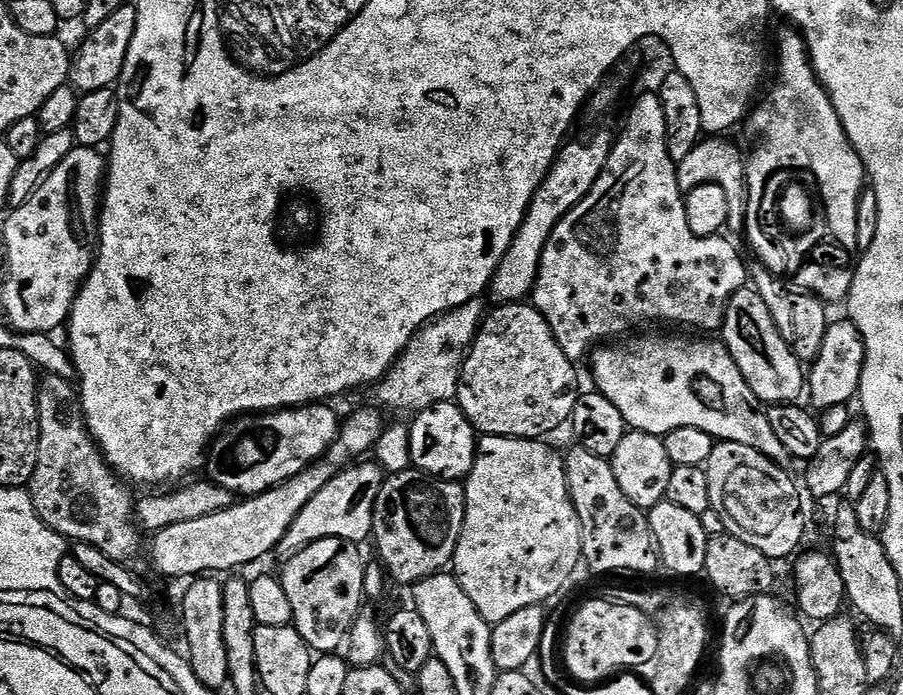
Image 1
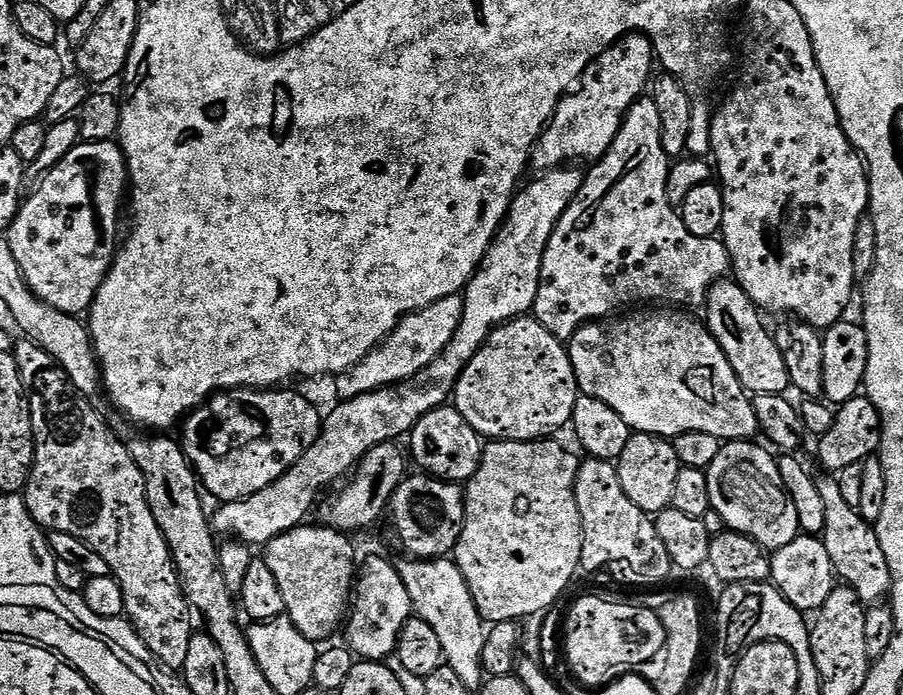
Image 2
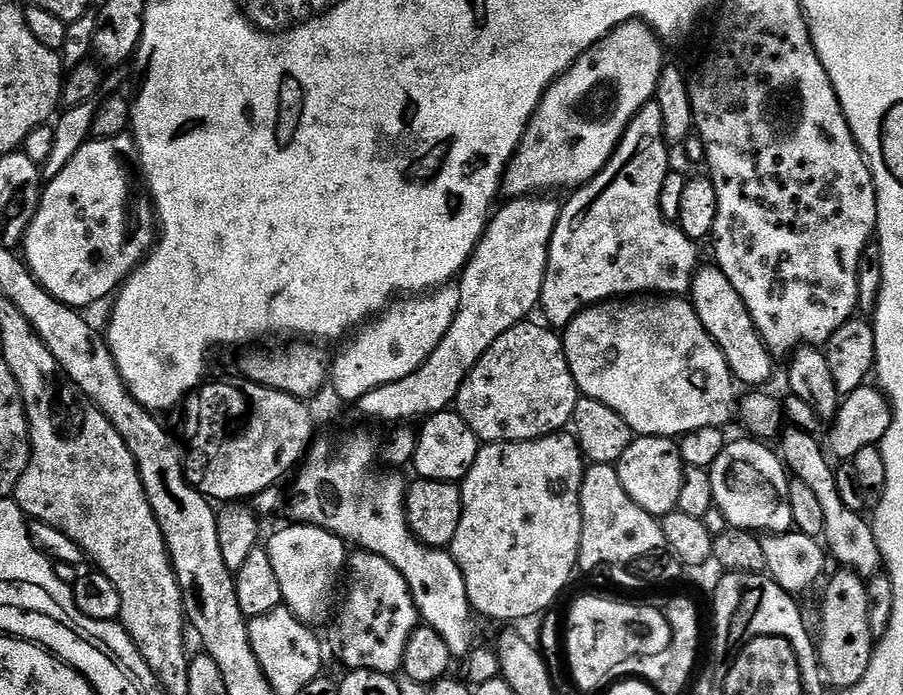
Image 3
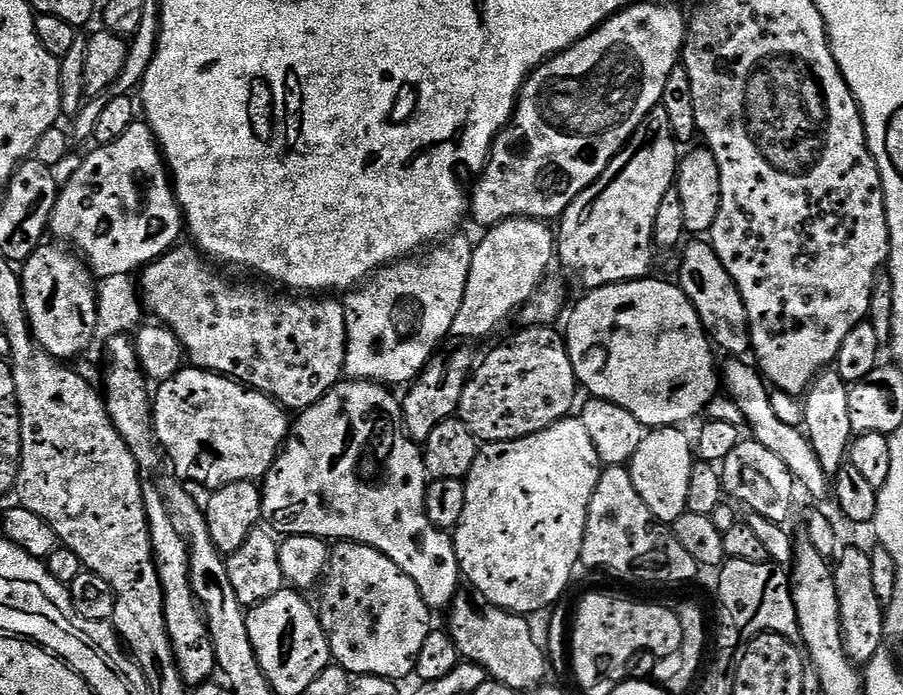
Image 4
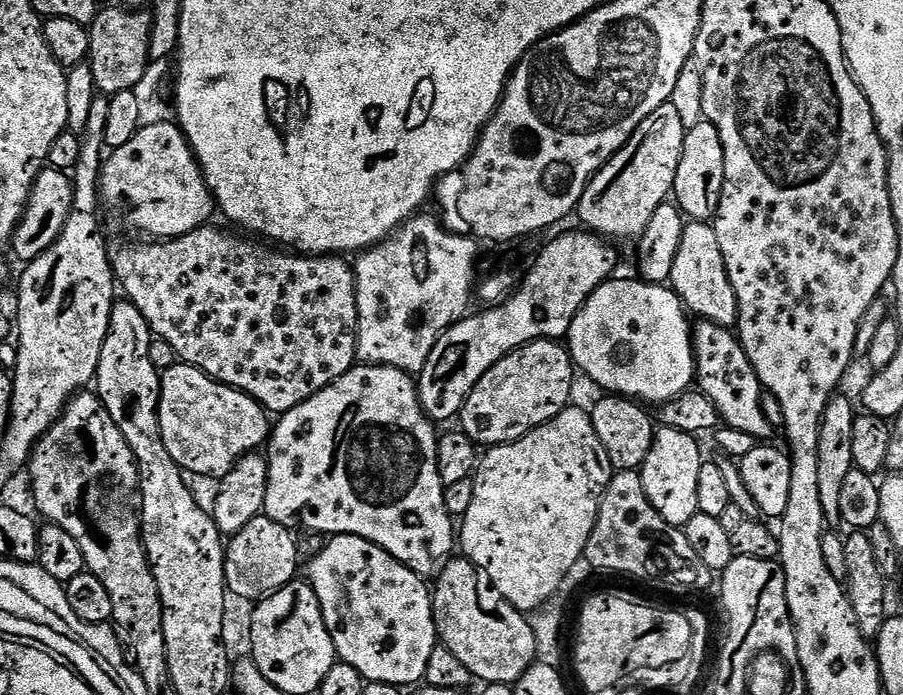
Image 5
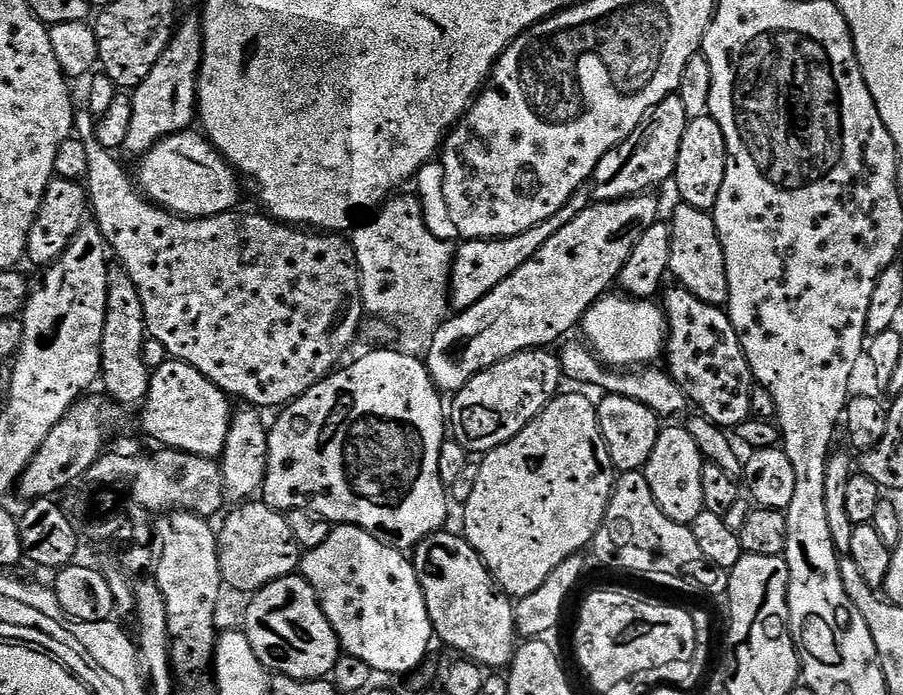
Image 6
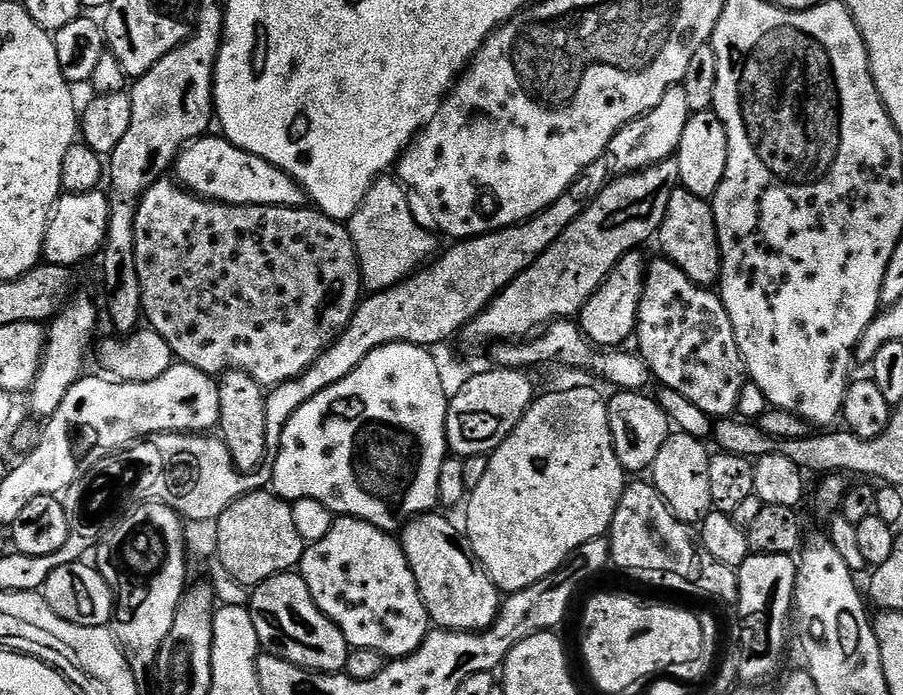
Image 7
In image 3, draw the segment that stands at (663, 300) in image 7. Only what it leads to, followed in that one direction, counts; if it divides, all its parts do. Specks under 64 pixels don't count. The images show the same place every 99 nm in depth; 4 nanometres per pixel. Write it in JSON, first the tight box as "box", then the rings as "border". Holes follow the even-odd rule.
{"box":[778,428,882,578],"border":[[[787,428],[783,429],[778,440],[778,443],[780,442],[779,455],[782,457],[787,471],[795,479],[806,482],[806,486],[810,486],[810,490],[814,490],[814,495],[818,497],[818,503],[822,505],[822,518],[824,519],[822,540],[831,559],[833,556],[840,563],[837,565],[857,572],[865,578],[871,578],[879,568],[880,571],[882,568],[878,542],[872,533],[871,523],[867,519],[863,520],[865,517],[861,513],[850,510],[846,506],[846,502],[842,502],[842,497],[838,495],[834,464],[831,464],[833,461],[826,455],[825,445],[821,441],[820,445],[810,433],[803,432],[800,428]]]}

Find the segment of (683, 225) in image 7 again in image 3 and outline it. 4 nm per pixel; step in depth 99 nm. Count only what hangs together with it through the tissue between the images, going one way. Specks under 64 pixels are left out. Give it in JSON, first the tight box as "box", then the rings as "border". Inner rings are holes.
{"box":[690,266,774,386],"border":[[[719,266],[711,267],[697,267],[696,277],[692,280],[690,289],[690,303],[696,309],[698,318],[712,341],[722,350],[733,377],[741,385],[744,383],[752,384],[748,386],[764,386],[772,376],[774,357],[764,345],[764,339],[758,334],[750,318],[750,310],[746,302],[742,302],[742,294],[734,290],[730,278],[722,274]]]}

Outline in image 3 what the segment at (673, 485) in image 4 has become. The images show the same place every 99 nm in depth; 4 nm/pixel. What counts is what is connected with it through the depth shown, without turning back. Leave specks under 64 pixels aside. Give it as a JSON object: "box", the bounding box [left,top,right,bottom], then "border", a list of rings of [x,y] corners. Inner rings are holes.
{"box":[615,436,685,518],"border":[[[636,436],[626,454],[622,454],[619,464],[615,465],[626,494],[630,494],[632,501],[642,506],[642,510],[657,518],[677,511],[685,467],[679,443],[666,436]]]}

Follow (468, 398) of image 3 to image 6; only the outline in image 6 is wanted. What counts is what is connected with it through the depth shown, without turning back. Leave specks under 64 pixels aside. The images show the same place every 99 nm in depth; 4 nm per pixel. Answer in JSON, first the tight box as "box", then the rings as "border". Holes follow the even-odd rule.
{"box":[450,350,561,454],"border":[[[548,350],[519,352],[478,375],[450,400],[450,436],[470,454],[483,454],[510,442],[561,391],[559,355]]]}

